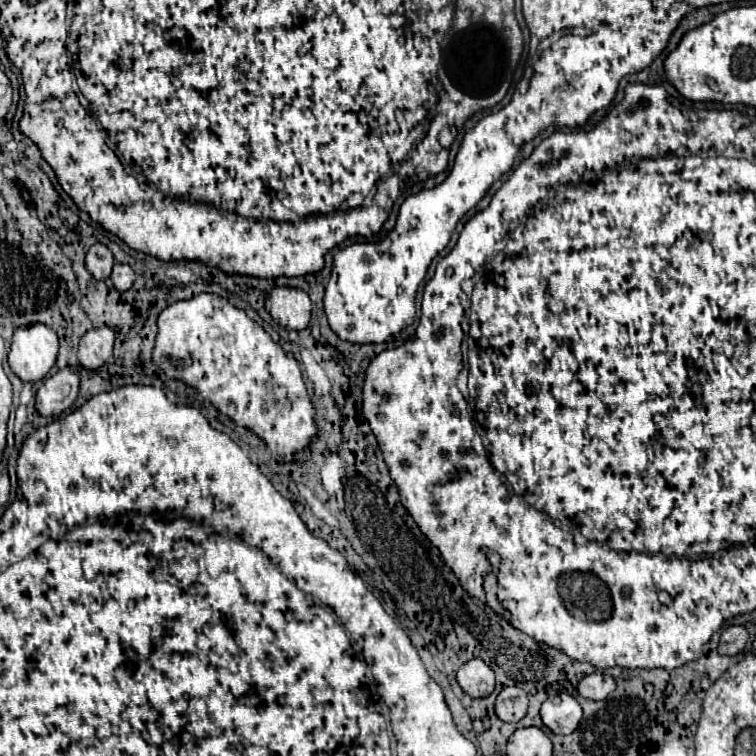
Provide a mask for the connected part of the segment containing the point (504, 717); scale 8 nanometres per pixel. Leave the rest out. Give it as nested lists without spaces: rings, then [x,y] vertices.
[[[503,687],[495,701],[495,713],[505,723],[517,723],[527,715],[527,693],[519,687]]]

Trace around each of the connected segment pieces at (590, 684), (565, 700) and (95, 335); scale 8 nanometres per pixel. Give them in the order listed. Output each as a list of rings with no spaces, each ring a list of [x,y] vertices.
[[[601,671],[583,677],[583,679],[579,681],[579,685],[577,685],[579,697],[593,699],[593,701],[605,699],[609,693],[613,693],[613,689],[615,689],[615,679],[613,679],[611,675],[601,673]]]
[[[559,693],[541,705],[541,719],[555,735],[569,735],[581,721],[581,705],[571,695]]]
[[[109,327],[87,331],[81,337],[79,349],[77,349],[77,359],[81,367],[99,369],[101,365],[105,365],[111,359],[113,341],[115,341],[115,333]]]

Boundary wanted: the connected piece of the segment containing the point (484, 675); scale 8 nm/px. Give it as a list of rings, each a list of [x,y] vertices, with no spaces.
[[[471,659],[457,671],[457,683],[469,697],[479,699],[493,693],[495,675],[481,659]]]

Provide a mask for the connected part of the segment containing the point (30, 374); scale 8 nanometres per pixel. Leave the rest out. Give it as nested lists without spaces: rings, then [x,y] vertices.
[[[43,323],[19,327],[13,333],[9,351],[11,371],[21,381],[41,381],[55,365],[57,351],[59,341],[57,333],[51,327]]]

